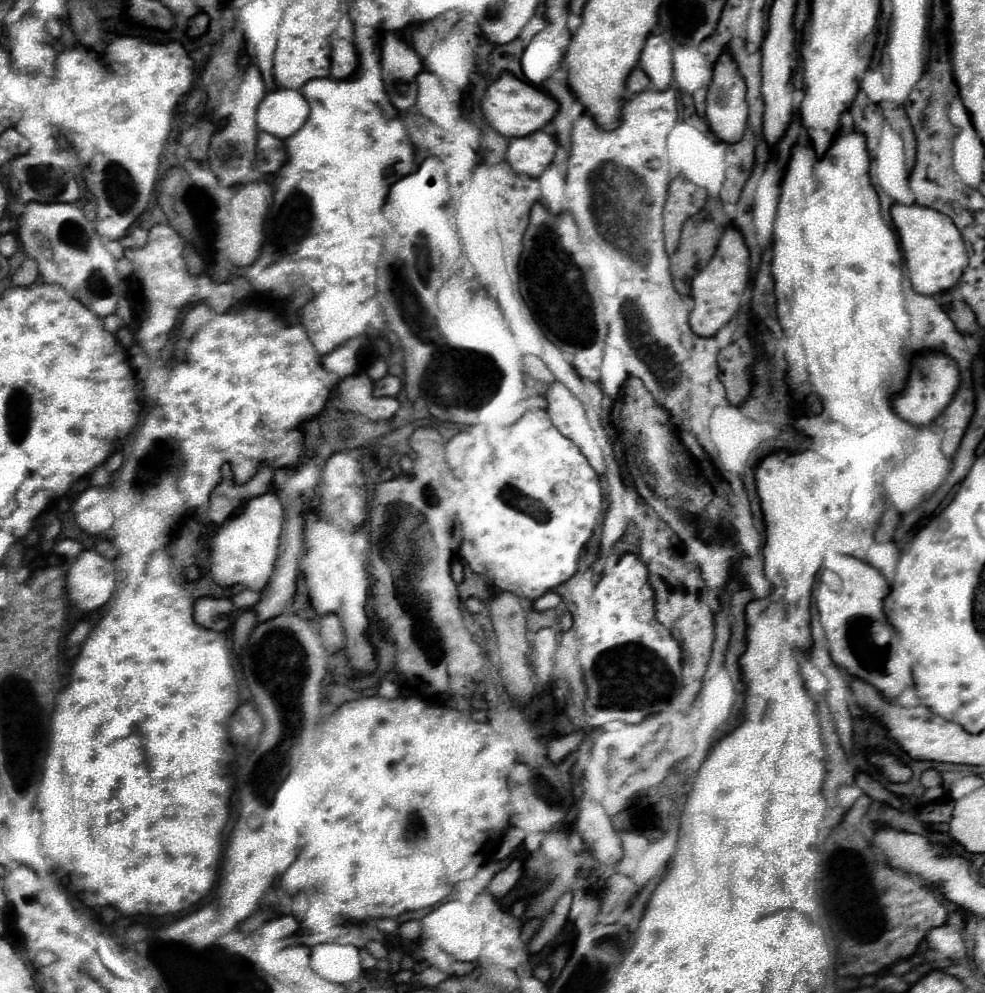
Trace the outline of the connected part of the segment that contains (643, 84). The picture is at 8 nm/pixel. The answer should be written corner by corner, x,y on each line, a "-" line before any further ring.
636,66
632,70
632,74
628,76
628,82
626,82
626,88
630,94
638,94
642,90
646,90
650,86
650,78
646,78
646,74

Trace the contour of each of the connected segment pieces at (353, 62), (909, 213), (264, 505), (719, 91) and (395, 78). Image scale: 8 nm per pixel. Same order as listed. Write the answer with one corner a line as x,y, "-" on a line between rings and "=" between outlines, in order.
334,38
332,40
332,54
330,54
330,58
332,58
332,72
330,72
330,76
336,78
336,80
348,78
358,66
356,48
350,42
342,40
342,38
=
894,204
891,208
891,219
898,232
899,245
903,257
903,269
908,274
912,288
918,294
942,294
954,288
968,266
968,254
964,240
954,226
952,218
918,204
=
272,492
252,498
238,516
228,518
212,538
210,574
214,582
218,586
242,584
244,588
262,592
278,558
276,554
278,554
282,522
284,522
284,510
276,494
=
722,54
722,58
718,58
718,62
714,64
714,76
708,86
706,122
718,140
734,144
742,138
742,134
746,130
746,118
748,118
746,82
738,74
738,66
734,66
734,58
730,58
730,54
=
384,34
380,42
380,54
382,80
390,96
390,102
396,106
396,110
406,112
416,102
416,86
410,84
424,70
422,60
396,34

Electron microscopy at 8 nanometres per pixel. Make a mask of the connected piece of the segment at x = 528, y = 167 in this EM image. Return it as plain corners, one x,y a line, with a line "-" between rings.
534,132
530,136
512,138
506,150
510,166
528,176
540,176
552,162
556,152
556,138
548,132

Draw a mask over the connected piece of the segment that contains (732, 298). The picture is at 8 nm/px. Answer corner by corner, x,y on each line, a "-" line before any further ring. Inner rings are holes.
726,228
714,258
710,260
710,266
700,270
690,282
694,308
688,316
688,324
696,336
702,338
714,336
722,326
726,326
732,320
732,316
740,308
740,296
748,284
748,274
750,274
750,254
744,244
744,238
736,228

